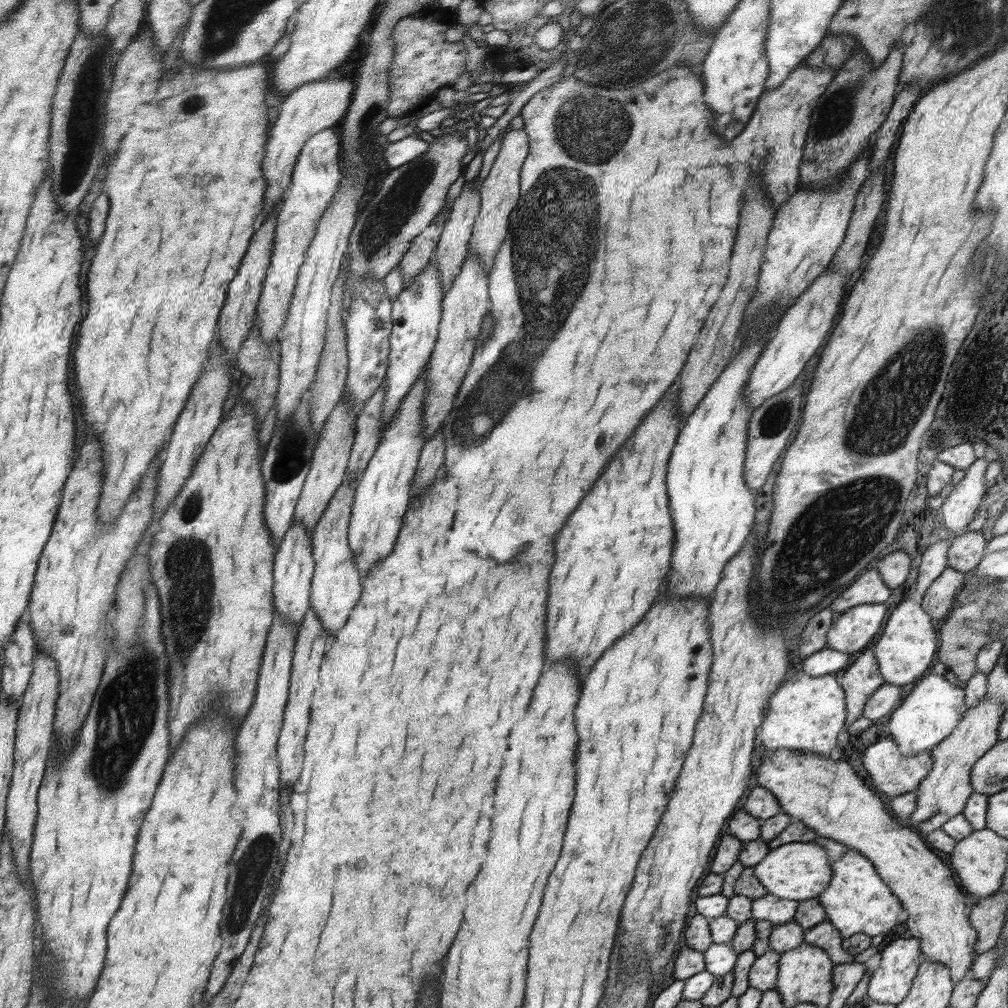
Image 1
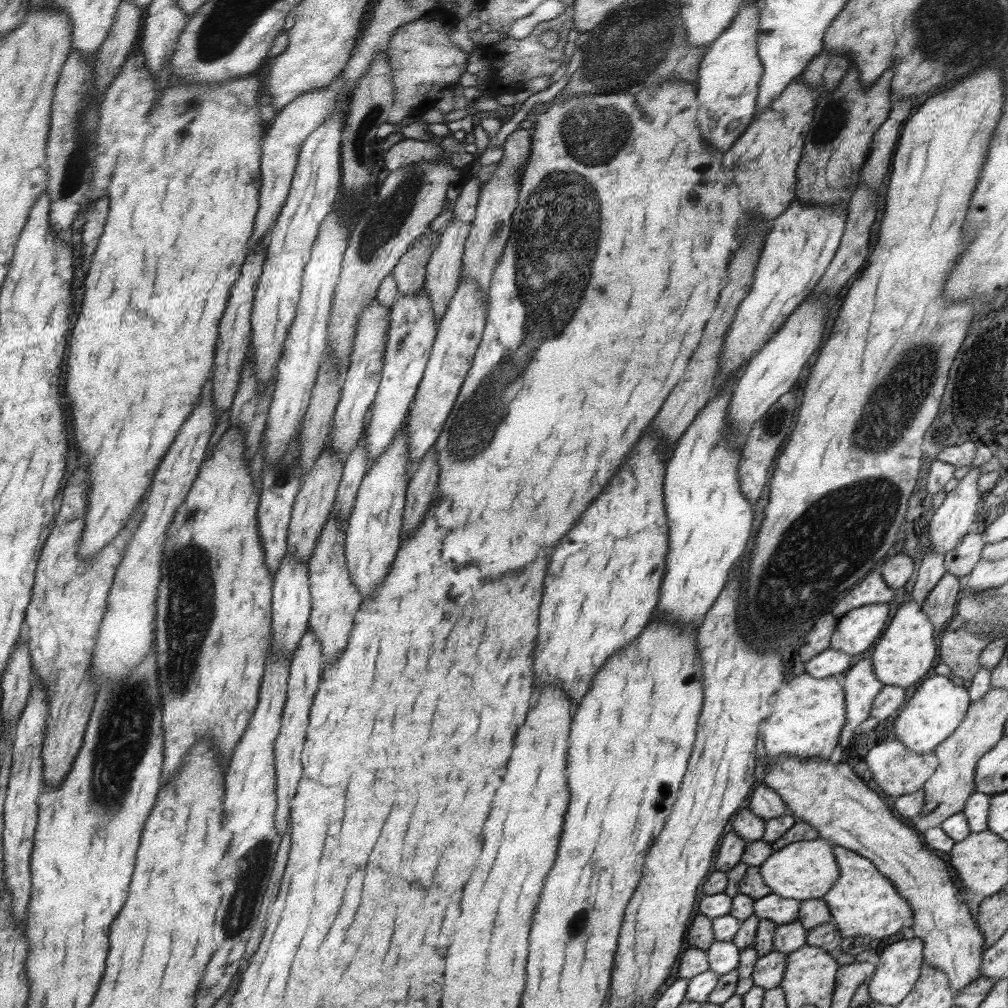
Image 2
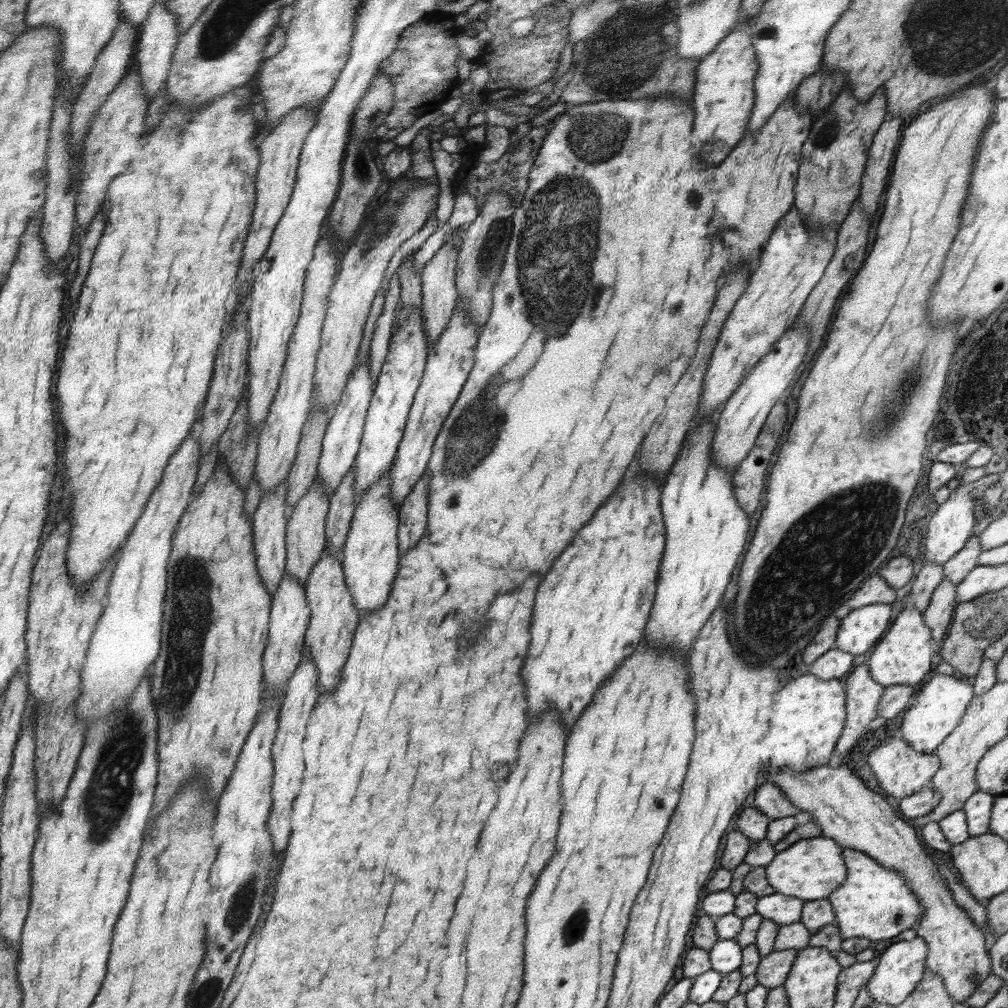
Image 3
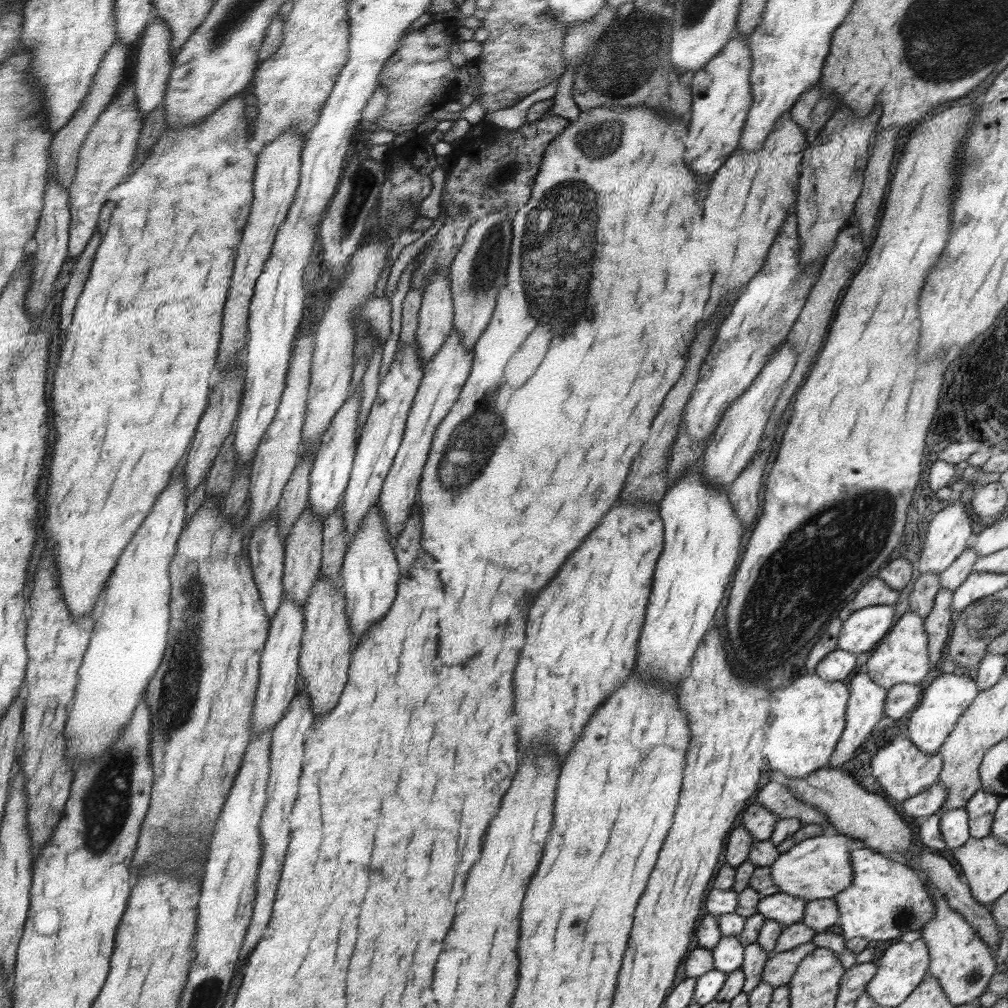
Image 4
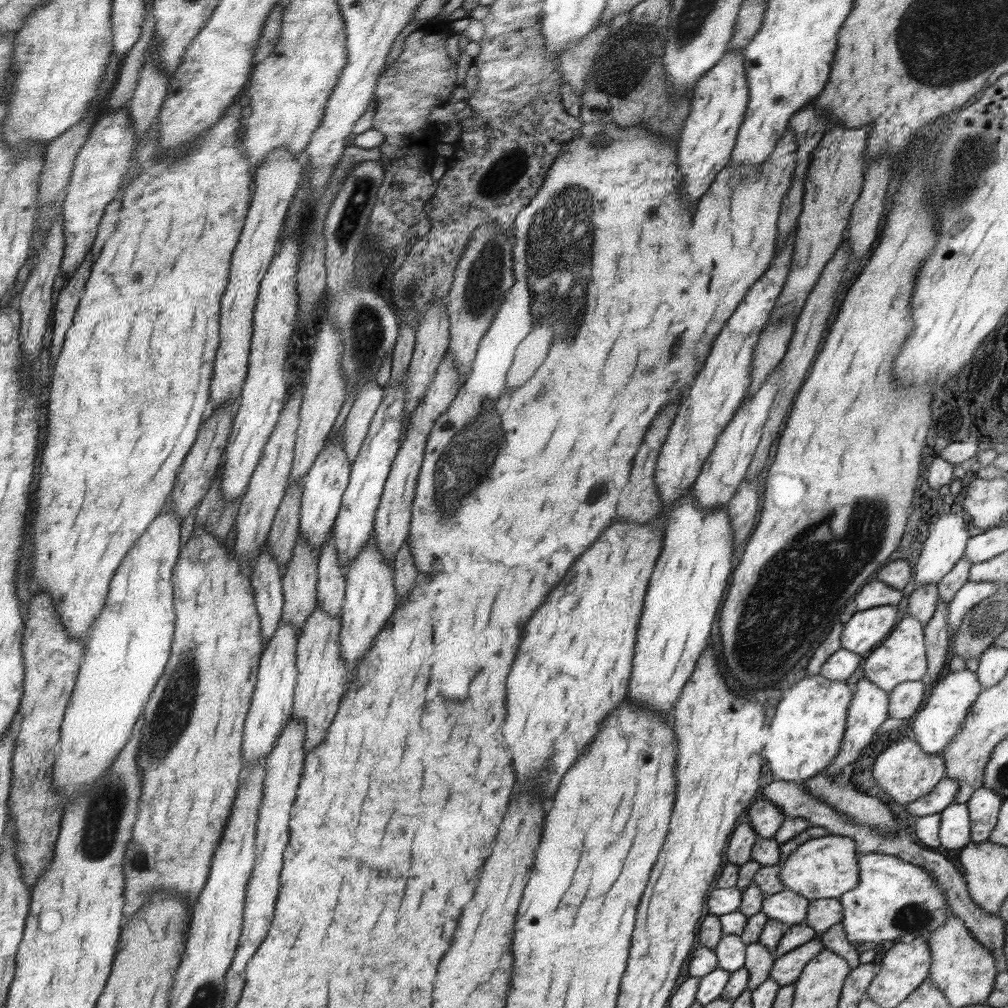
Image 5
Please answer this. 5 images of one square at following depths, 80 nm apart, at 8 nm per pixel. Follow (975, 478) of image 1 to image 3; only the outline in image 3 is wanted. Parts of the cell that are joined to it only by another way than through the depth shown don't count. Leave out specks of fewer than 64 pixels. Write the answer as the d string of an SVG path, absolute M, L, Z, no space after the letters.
M971 484L960 485L953 490L947 502L941 504L931 516L931 521L928 523L926 531L926 563L943 564L960 552L962 547L968 542L968 539L973 535L972 528L976 526L978 512L978 502L970 496L969 489Z

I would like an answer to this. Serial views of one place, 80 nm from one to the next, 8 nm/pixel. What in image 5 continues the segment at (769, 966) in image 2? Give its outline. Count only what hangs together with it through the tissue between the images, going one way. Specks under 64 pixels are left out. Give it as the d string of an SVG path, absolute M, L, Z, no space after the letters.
M819 937L800 945L790 952L784 953L784 956L776 958L769 977L773 978L781 987L796 982L797 976L800 976L804 966L812 960L816 953L819 953L825 946L820 942Z

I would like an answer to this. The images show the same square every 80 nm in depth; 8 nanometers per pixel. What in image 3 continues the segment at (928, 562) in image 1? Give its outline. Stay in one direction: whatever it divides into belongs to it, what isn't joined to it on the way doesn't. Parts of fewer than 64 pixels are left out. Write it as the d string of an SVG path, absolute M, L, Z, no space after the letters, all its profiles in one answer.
M926 563L916 574L916 580L914 580L909 593L910 598L908 598L910 605L924 612L929 605L933 590L944 578L943 566L941 564Z

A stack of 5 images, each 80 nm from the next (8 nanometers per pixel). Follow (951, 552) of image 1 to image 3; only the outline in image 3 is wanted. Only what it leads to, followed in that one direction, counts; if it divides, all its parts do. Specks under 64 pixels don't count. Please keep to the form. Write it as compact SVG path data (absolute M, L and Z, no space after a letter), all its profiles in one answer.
M972 536L962 547L960 552L956 552L943 564L944 579L950 580L955 585L960 584L968 573L979 564L978 557L983 551L980 539Z

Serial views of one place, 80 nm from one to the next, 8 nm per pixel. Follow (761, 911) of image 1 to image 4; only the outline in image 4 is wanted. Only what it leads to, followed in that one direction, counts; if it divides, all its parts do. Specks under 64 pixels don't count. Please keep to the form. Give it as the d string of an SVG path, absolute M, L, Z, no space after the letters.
M778 891L760 899L757 907L758 913L764 918L775 920L785 926L801 922L806 903L806 899Z

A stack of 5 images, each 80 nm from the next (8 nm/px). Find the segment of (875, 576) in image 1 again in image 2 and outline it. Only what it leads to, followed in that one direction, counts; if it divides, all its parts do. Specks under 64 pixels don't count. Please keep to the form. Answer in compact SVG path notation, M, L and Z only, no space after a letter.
M870 572L856 588L850 590L848 596L844 596L844 600L840 600L832 613L839 618L847 612L855 608L863 607L867 604L886 604L894 598L894 590L884 582L881 574L878 572Z

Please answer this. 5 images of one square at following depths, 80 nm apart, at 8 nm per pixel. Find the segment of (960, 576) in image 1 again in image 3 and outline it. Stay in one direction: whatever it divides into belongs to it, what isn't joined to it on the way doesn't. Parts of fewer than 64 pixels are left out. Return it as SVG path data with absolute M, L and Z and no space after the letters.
M942 579L933 590L929 605L923 612L924 622L930 627L935 647L949 631L955 606L958 603L957 598L957 585L948 579Z

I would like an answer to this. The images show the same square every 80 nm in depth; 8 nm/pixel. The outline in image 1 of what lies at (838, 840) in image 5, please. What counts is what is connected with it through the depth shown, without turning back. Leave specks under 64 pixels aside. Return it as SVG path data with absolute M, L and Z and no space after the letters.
M789 842L773 846L762 862L753 866L754 874L766 890L784 900L808 900L817 896L828 886L832 869L826 851L814 842Z

